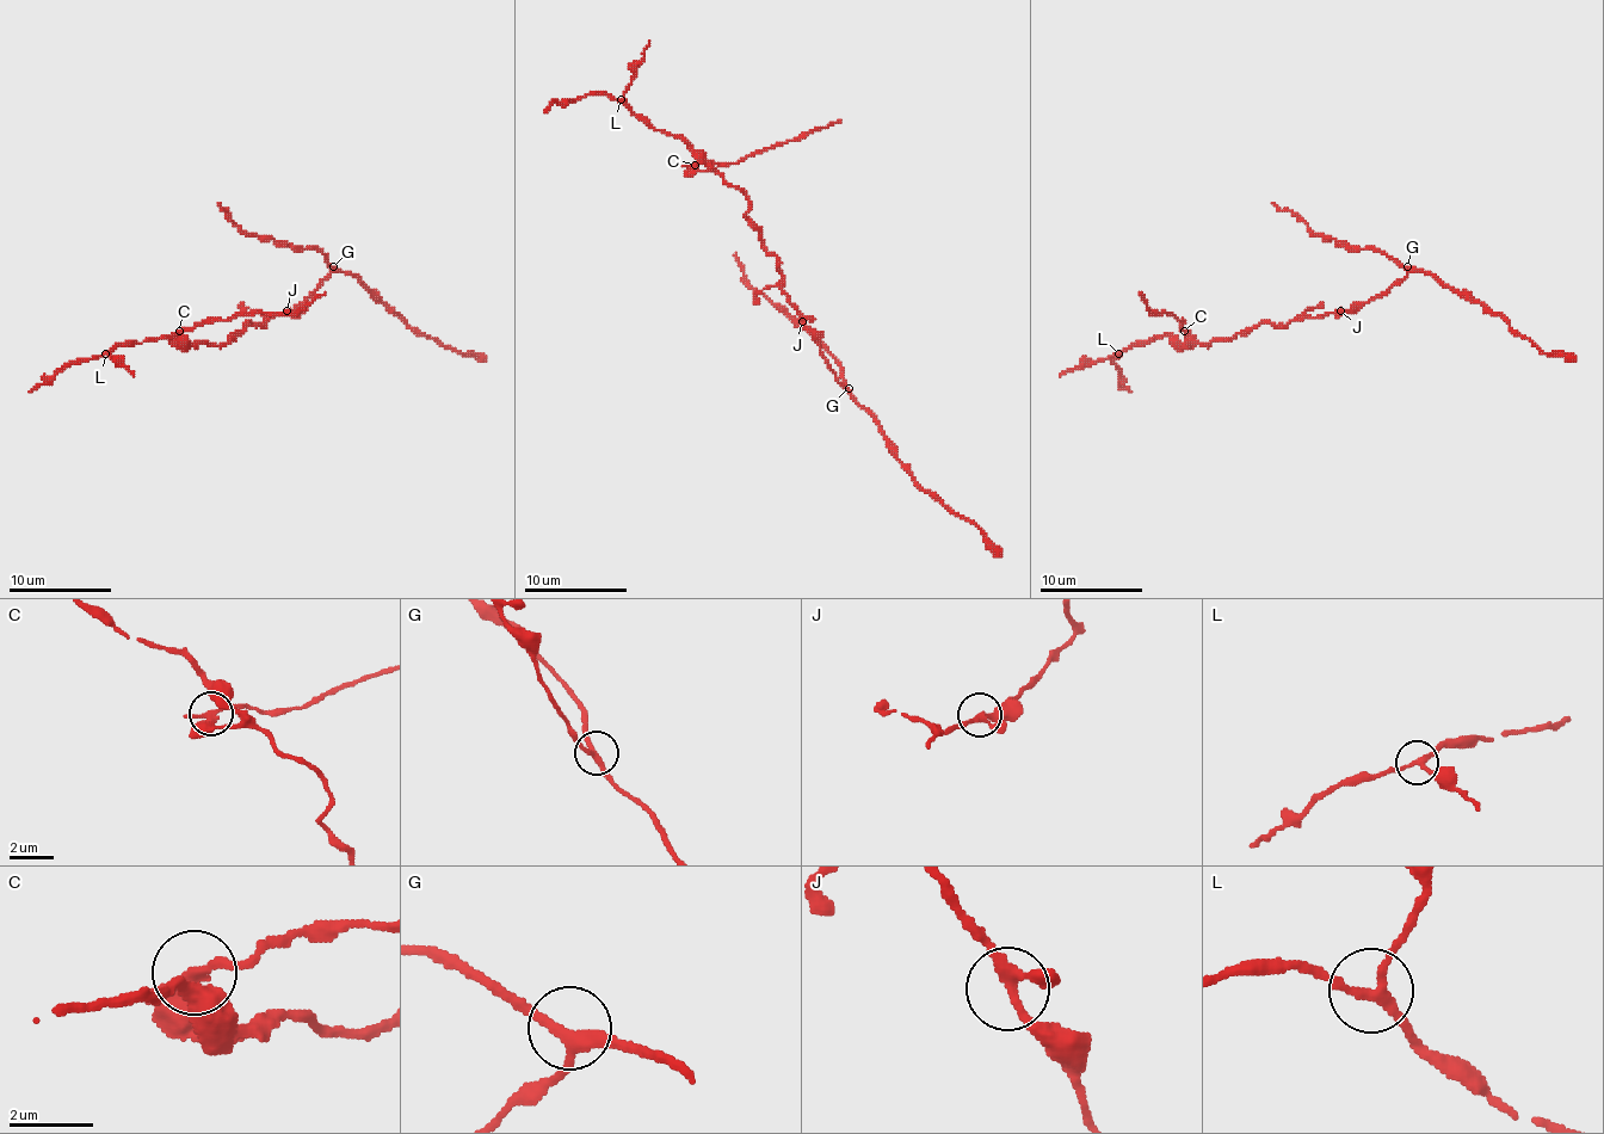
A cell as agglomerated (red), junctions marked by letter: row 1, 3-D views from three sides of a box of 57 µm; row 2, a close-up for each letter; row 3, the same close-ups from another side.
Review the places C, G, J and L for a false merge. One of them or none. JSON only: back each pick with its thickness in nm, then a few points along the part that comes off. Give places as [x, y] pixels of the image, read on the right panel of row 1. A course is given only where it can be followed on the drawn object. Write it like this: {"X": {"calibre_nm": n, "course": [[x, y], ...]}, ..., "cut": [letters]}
{"C": {"calibre_nm": 260, "course": [[1185, 331], [1183, 320], [1174, 315], [1152, 313], [1139, 293]]}, "cut": ["C"]}

